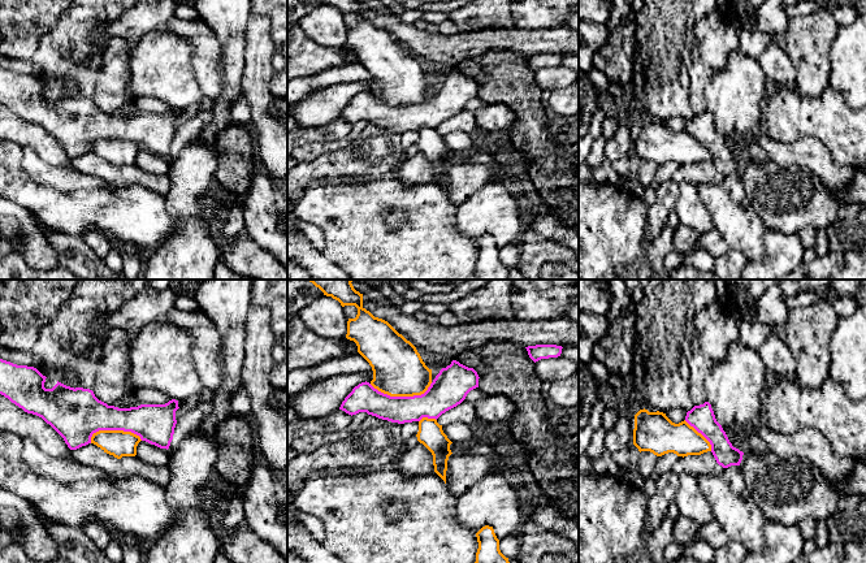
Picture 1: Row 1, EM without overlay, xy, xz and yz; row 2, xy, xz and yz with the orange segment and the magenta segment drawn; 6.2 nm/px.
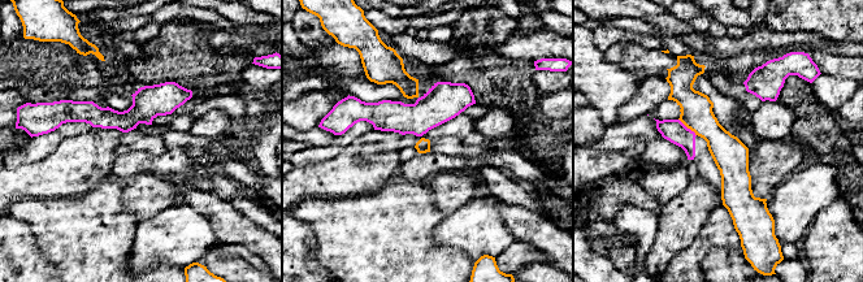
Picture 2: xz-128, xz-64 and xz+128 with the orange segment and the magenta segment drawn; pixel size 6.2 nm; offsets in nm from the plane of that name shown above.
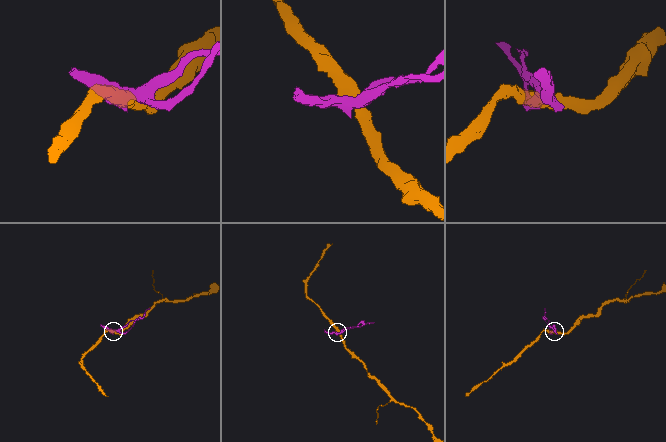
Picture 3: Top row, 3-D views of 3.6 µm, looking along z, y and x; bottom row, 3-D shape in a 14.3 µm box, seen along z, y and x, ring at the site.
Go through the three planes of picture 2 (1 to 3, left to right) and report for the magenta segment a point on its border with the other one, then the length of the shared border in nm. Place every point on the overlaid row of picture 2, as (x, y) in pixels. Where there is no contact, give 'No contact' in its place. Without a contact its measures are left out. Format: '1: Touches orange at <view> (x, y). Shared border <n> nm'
1: No contact
2: No contact
3: Touches orange at xz+128 (688, 128). Shared border 160 nm

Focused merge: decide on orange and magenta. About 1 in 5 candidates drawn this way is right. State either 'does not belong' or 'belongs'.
does not belong

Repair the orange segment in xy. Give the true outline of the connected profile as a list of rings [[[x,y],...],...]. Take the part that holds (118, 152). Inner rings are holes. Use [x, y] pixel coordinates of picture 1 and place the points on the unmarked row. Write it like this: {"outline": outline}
{"outline": [[[99,139],[91,146],[91,152],[117,168],[135,165],[140,150],[139,144],[124,139]]]}

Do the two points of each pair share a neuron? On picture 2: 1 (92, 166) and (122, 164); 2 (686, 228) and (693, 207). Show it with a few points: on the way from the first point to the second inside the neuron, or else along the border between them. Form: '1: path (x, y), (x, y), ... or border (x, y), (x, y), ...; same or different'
1: border (116, 157), (111, 172); different
2: path (686, 222), (688, 212); same

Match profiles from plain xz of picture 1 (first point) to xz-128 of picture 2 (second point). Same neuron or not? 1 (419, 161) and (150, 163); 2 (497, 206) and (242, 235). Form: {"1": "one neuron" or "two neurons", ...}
{"1": "one neuron", "2": "two neurons"}

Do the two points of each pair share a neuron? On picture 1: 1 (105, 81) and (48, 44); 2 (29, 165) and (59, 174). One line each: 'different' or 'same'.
1: different
2: same

